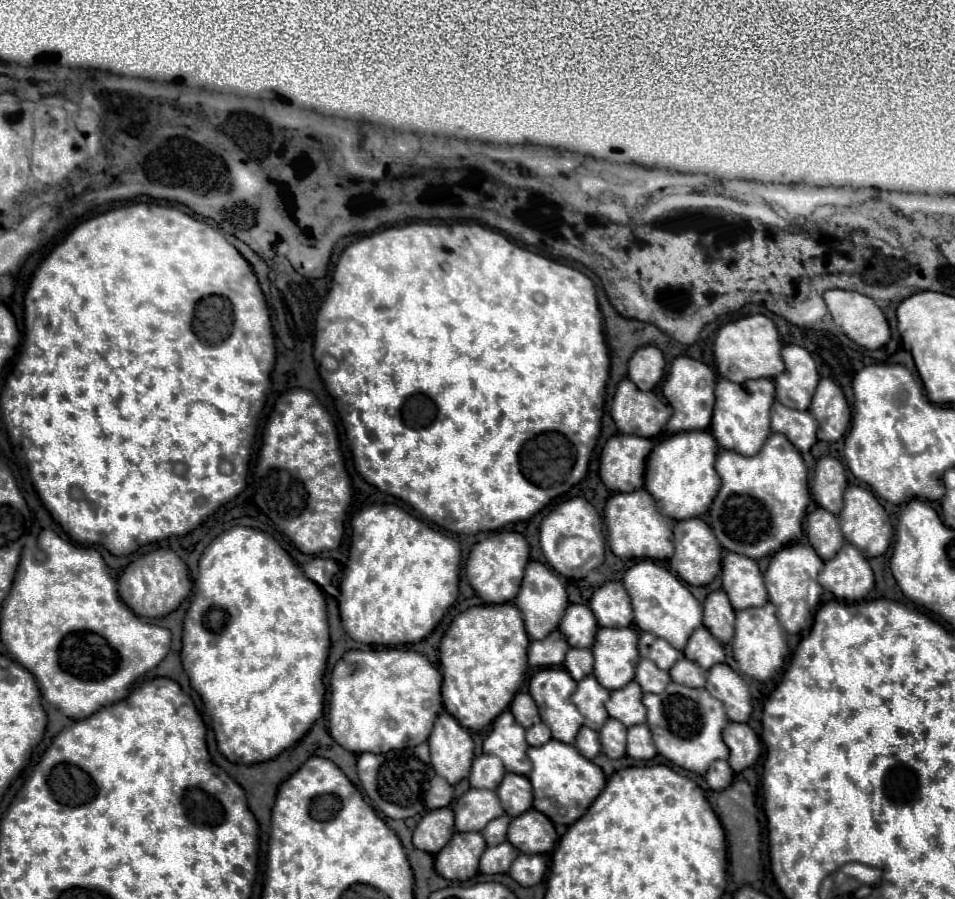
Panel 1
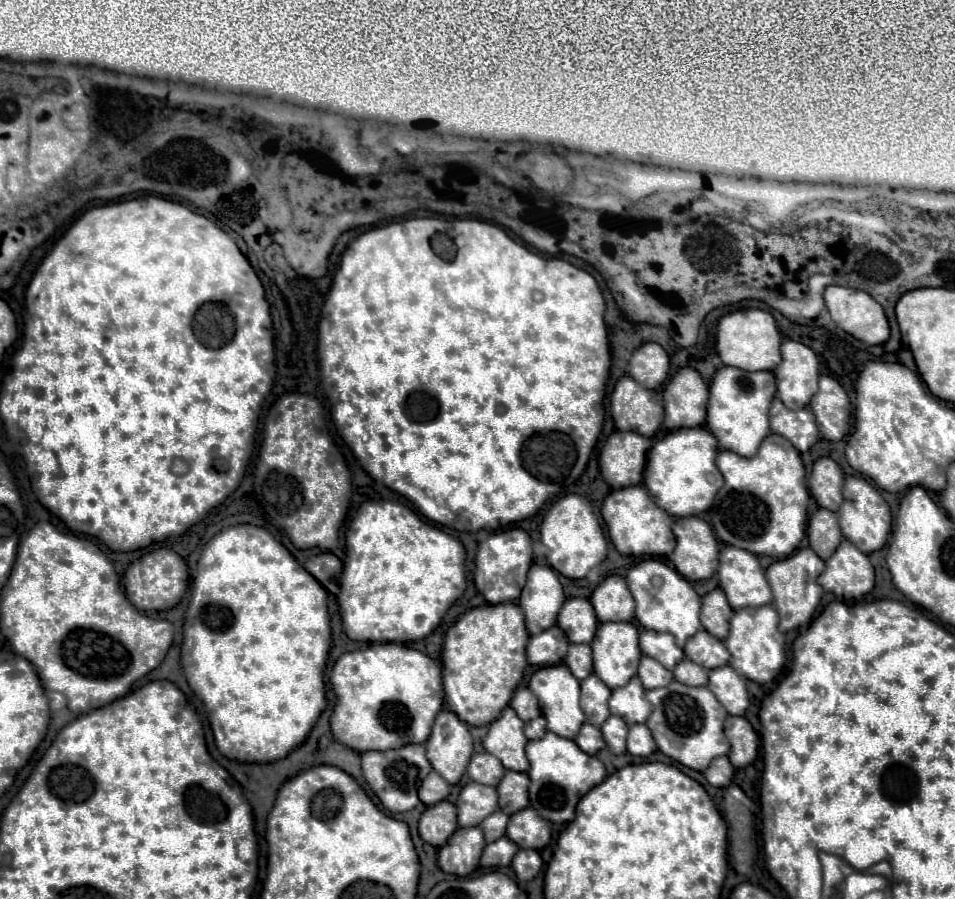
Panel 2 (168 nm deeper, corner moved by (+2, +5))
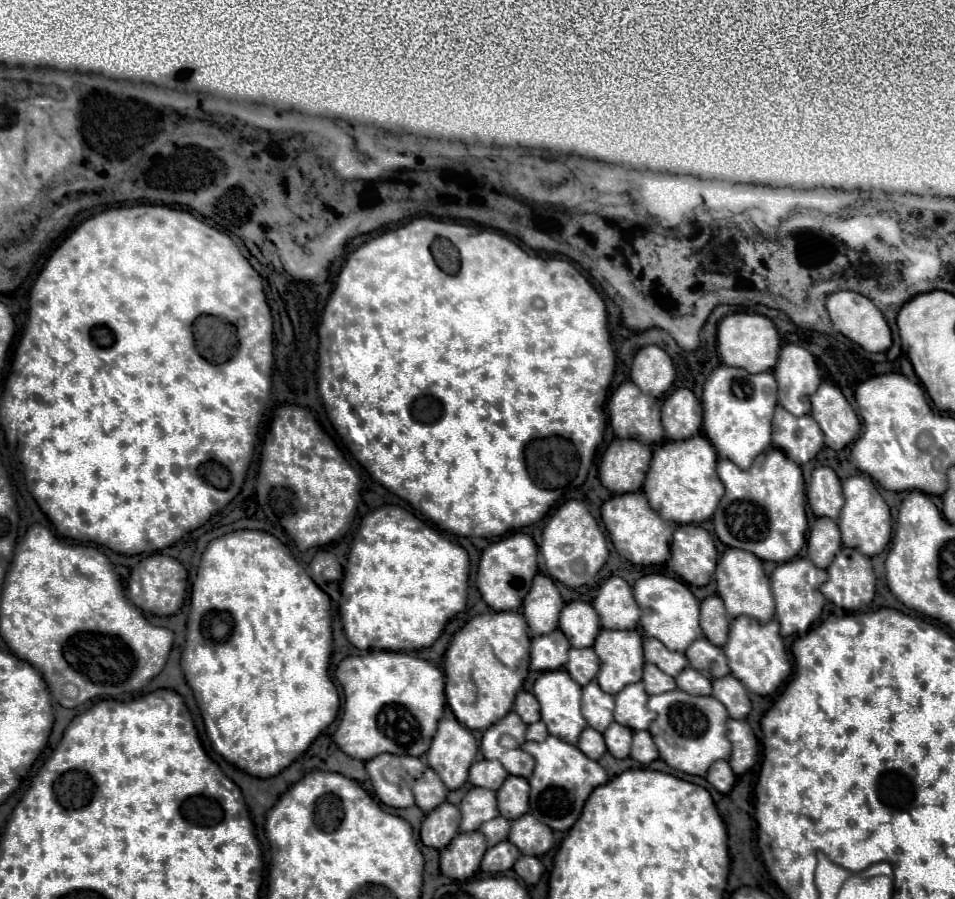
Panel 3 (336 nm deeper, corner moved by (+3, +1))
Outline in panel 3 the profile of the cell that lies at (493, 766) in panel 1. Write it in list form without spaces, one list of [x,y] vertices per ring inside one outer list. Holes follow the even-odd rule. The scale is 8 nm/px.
[[[482,759],[482,761],[476,761],[470,767],[470,779],[468,781],[472,785],[476,785],[476,787],[484,787],[484,789],[496,791],[506,777],[508,777],[508,771],[502,767],[502,763]]]

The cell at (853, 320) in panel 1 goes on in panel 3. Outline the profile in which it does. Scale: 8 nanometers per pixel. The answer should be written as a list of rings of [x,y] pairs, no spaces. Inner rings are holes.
[[[838,291],[826,299],[826,309],[830,313],[834,329],[840,331],[844,337],[852,339],[854,343],[858,343],[862,349],[866,349],[870,353],[882,353],[882,351],[890,349],[890,345],[892,345],[890,327],[884,319],[884,315],[880,313],[880,309],[868,297],[854,293],[854,291]]]

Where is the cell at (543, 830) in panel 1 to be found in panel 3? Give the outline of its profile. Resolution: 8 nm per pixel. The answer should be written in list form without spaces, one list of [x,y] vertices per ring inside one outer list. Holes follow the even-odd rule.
[[[526,813],[512,821],[508,841],[518,845],[518,849],[522,853],[540,857],[546,851],[550,851],[550,847],[554,843],[554,835],[548,825],[542,825],[534,815]]]

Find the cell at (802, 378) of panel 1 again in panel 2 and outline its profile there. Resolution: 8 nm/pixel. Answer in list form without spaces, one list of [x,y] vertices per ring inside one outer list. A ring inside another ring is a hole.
[[[783,341],[783,361],[773,371],[777,379],[777,397],[789,409],[803,409],[817,393],[819,361],[815,353],[799,341]]]

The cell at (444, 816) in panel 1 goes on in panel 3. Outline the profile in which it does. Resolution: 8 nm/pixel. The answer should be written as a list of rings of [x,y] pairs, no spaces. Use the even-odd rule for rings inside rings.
[[[442,803],[424,817],[420,837],[426,847],[444,849],[456,835],[460,825],[460,809],[452,803]]]

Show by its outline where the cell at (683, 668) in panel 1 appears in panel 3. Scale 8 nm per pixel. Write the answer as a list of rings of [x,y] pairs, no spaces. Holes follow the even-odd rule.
[[[686,667],[676,677],[676,685],[678,685],[678,689],[682,689],[684,693],[690,693],[690,695],[710,695],[712,693],[712,681],[692,667]]]

